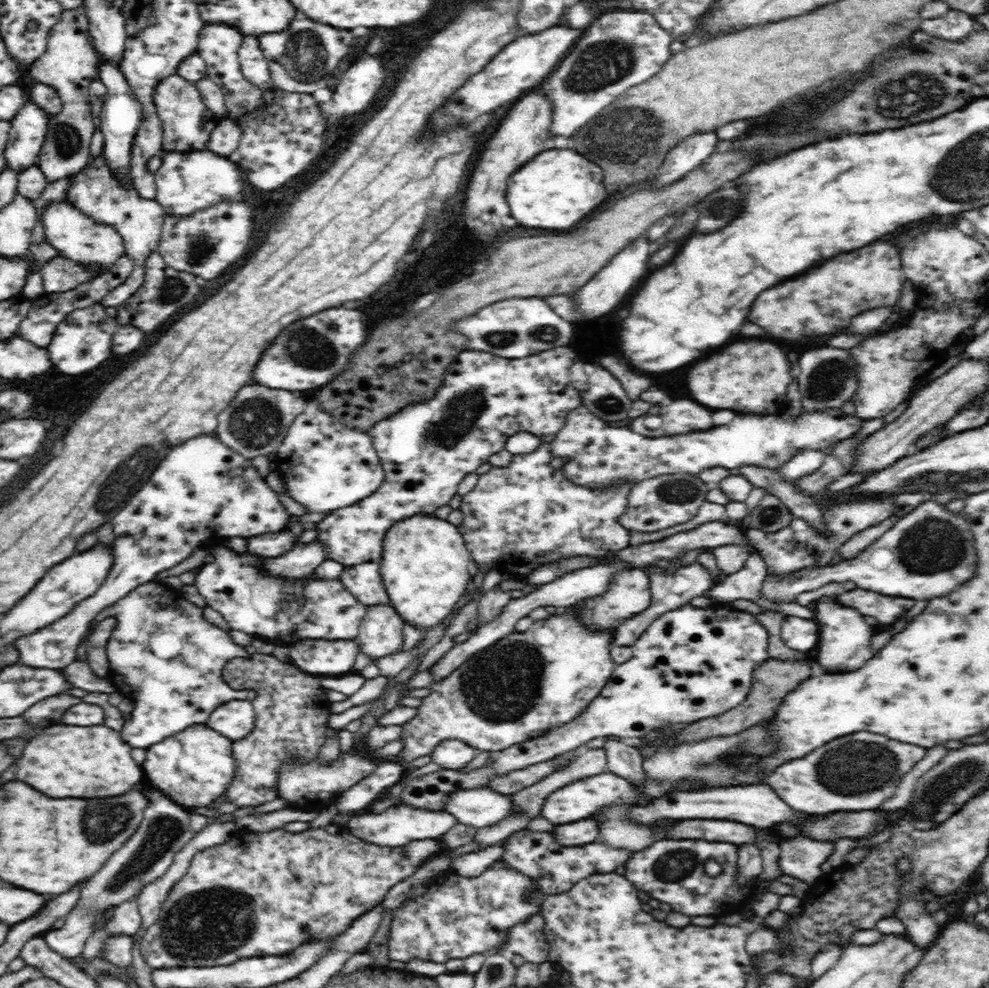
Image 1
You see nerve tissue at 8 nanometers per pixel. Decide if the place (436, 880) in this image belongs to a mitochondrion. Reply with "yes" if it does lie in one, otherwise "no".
no

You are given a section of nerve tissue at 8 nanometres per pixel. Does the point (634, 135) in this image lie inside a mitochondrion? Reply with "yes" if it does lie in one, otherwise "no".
yes

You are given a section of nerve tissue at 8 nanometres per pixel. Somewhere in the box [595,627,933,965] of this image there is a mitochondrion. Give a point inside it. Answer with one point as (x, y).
(862, 766)

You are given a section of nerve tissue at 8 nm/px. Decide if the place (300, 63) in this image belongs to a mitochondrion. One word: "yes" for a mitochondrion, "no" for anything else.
yes

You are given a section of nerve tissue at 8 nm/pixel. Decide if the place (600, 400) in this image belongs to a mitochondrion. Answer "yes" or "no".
yes

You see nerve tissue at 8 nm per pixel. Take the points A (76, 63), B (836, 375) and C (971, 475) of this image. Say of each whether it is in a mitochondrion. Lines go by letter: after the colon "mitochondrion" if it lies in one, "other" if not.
A: other
B: mitochondrion
C: mitochondrion

